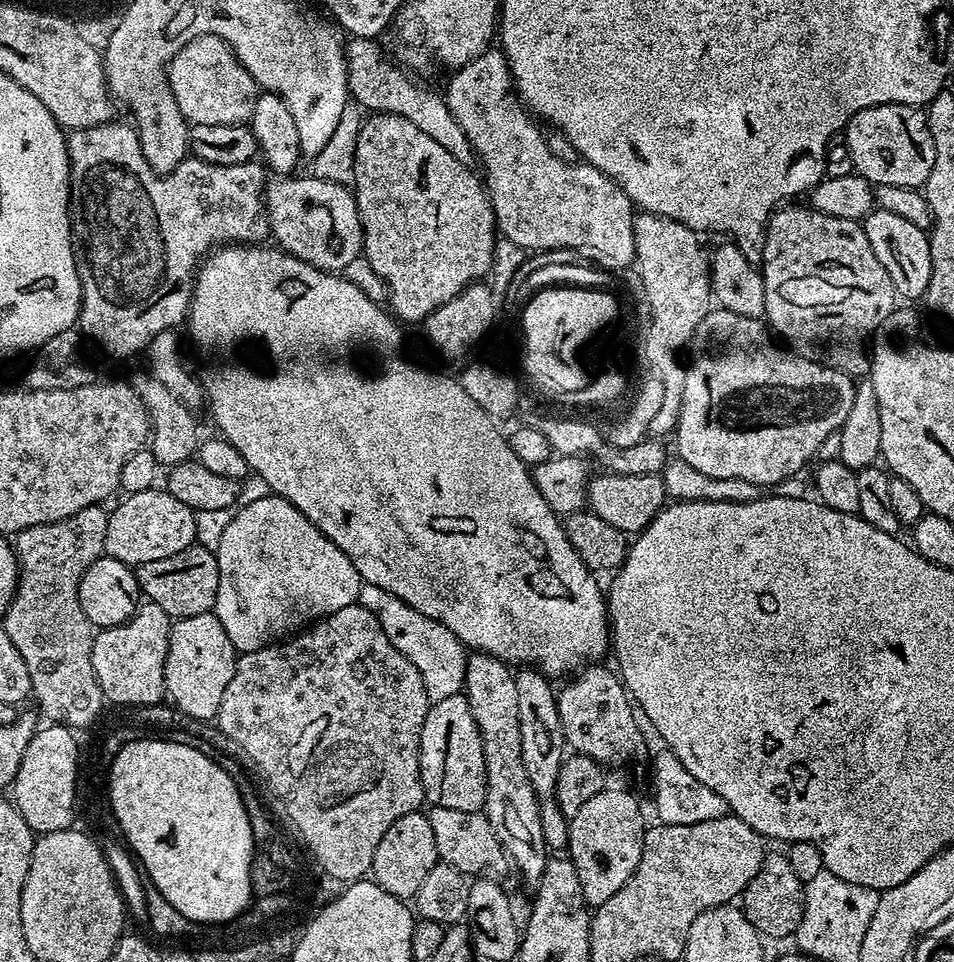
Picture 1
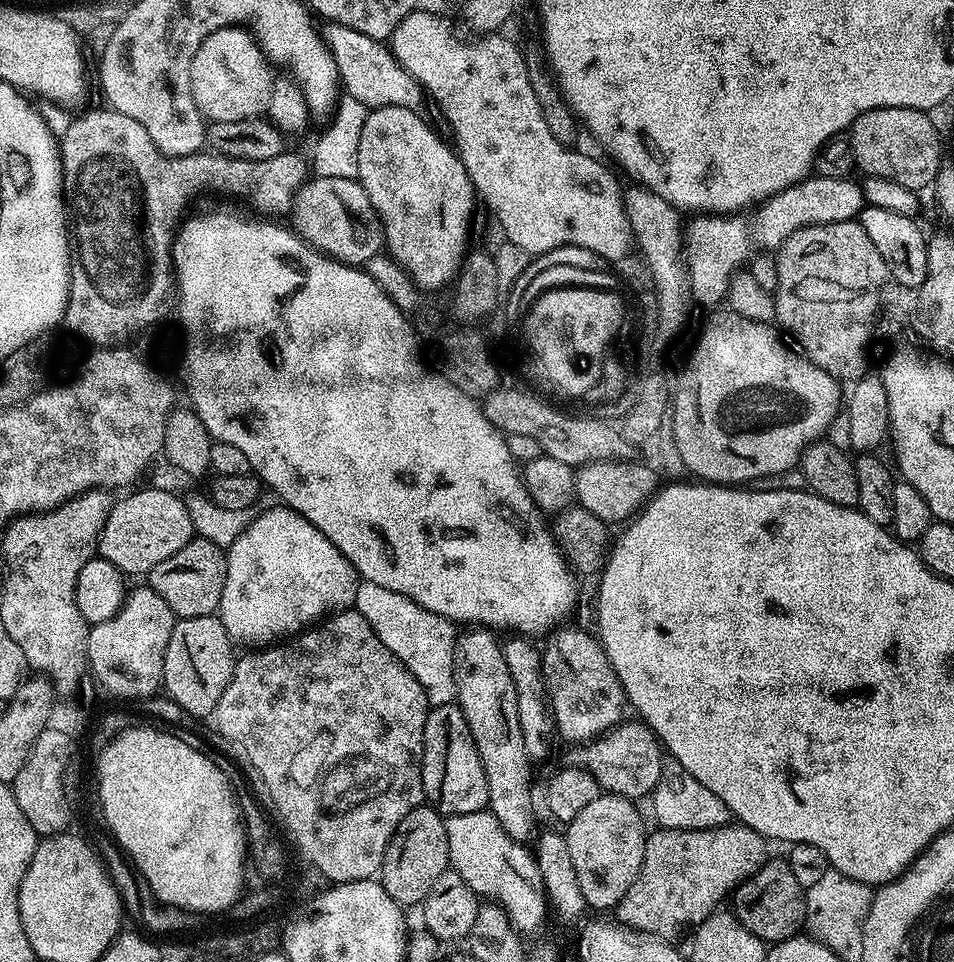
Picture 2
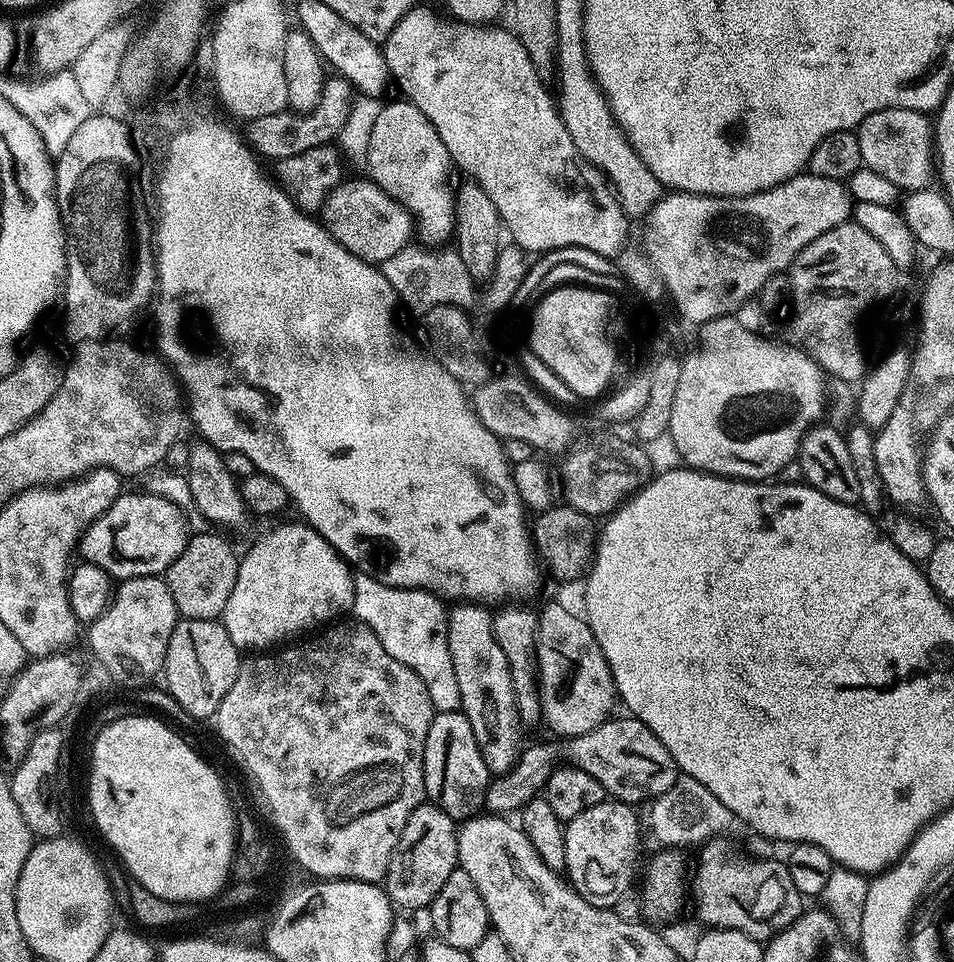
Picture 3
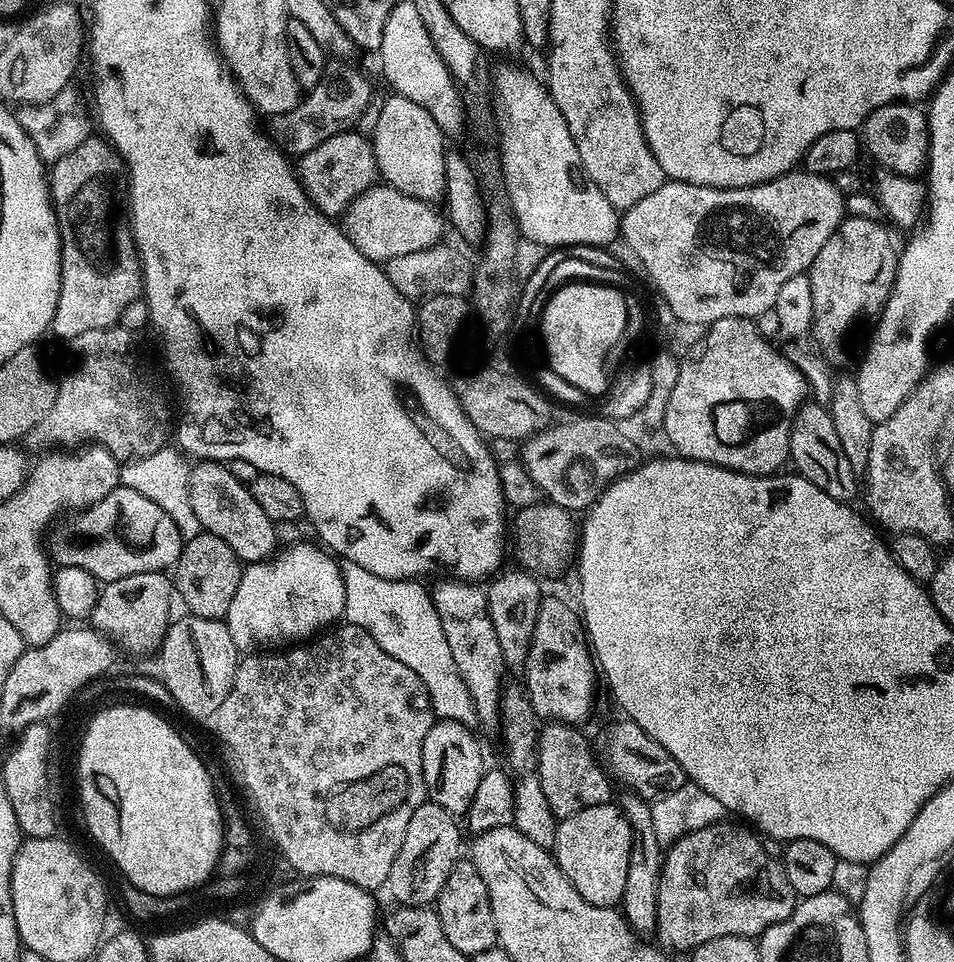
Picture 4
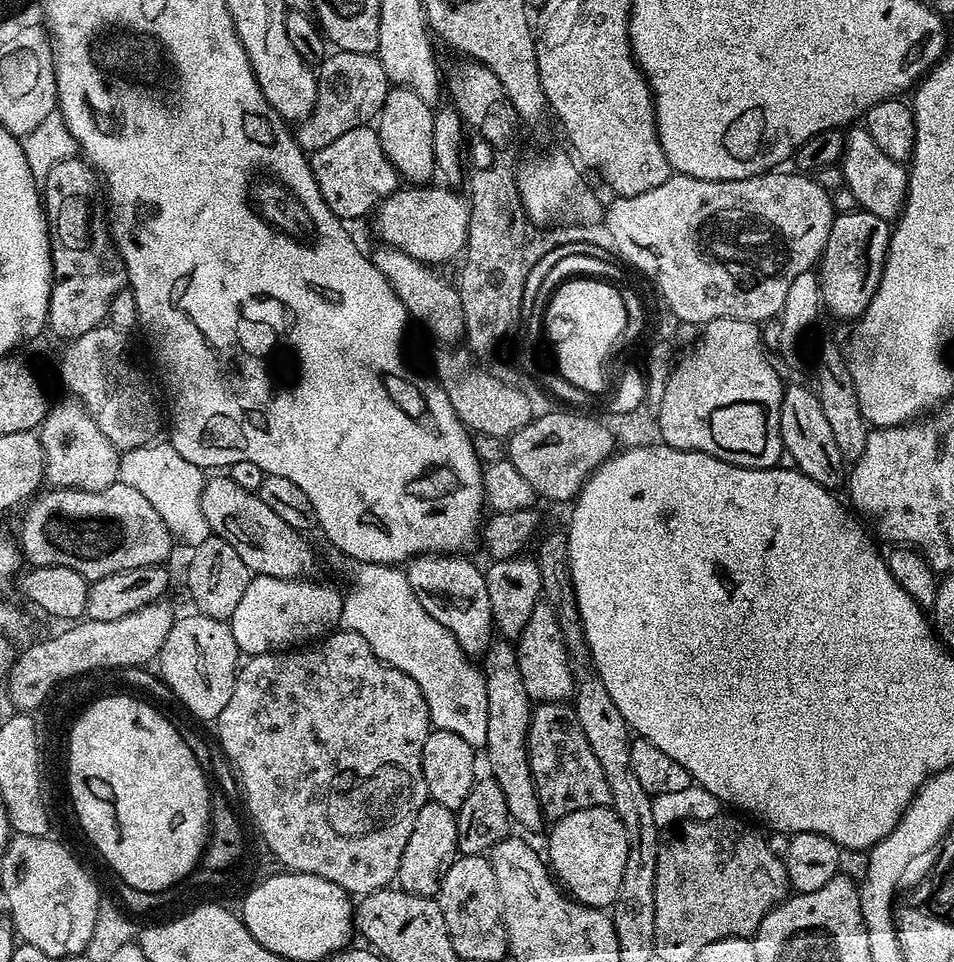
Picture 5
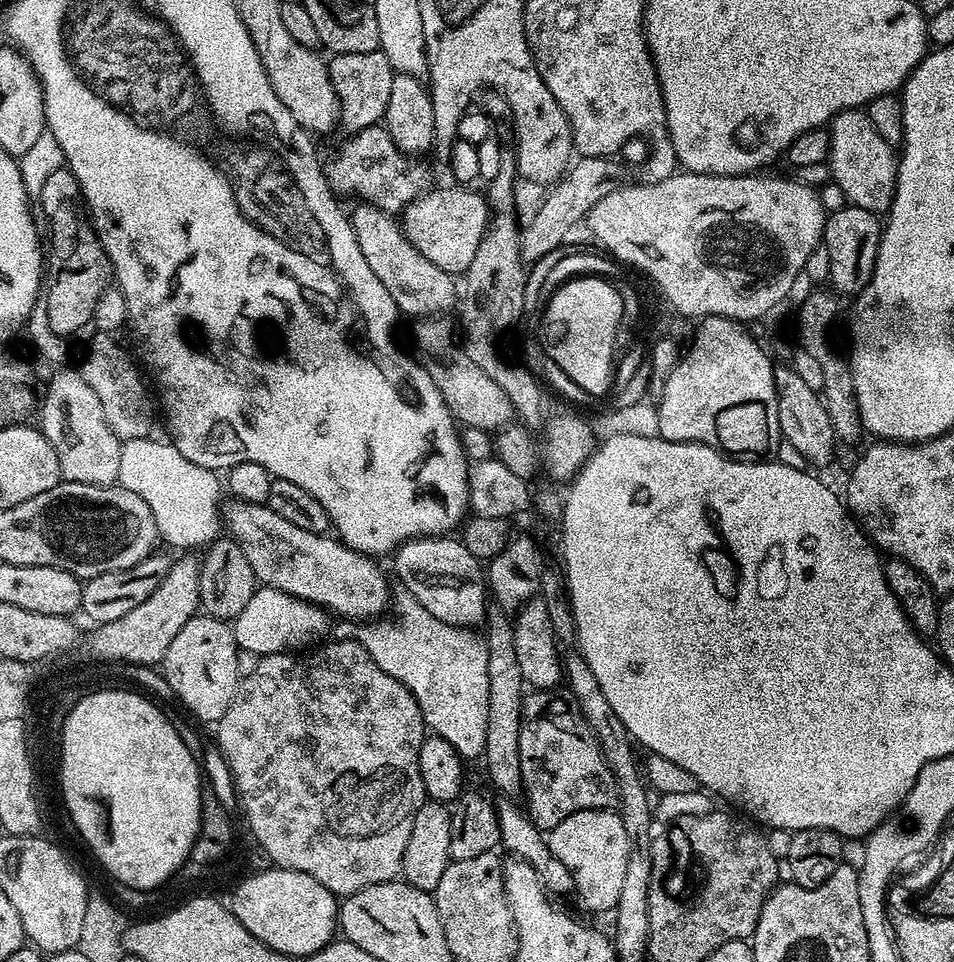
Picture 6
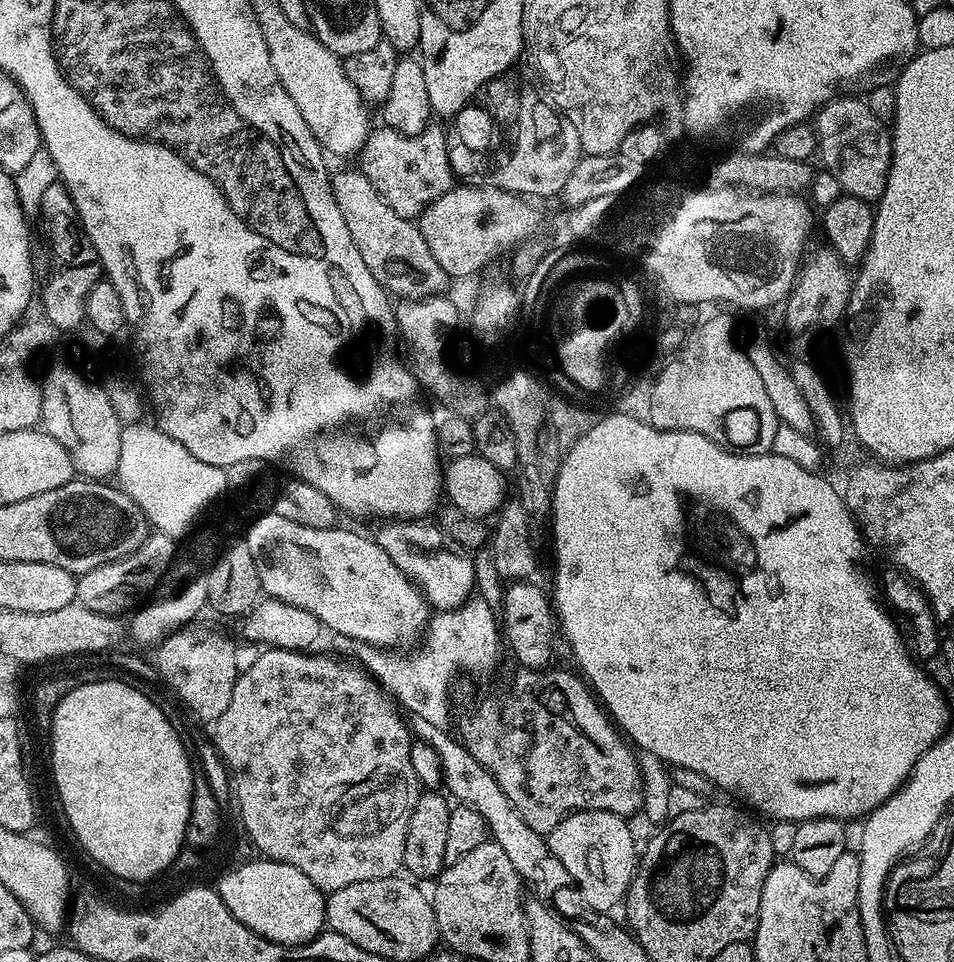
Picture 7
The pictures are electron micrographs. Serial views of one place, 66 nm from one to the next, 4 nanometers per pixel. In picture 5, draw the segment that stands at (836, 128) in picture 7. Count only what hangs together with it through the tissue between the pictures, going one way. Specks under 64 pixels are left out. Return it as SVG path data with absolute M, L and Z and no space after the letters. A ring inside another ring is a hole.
M852 126L845 131L843 158L840 163L845 187L848 187L857 205L868 213L889 222L895 221L904 208L908 193L907 167L899 161L886 157L878 149L867 128Z

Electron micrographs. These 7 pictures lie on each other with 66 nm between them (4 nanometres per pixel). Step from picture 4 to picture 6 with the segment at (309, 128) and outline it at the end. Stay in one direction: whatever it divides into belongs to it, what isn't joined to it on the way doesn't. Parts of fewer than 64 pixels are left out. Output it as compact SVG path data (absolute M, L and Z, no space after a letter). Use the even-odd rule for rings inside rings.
M379 49L367 52L366 54L335 53L327 63L330 74L331 85L334 86L336 97L340 104L339 127L344 128L347 135L361 132L363 129L383 121L386 114L386 102L390 102L390 86L394 86L396 73L390 66L390 58Z

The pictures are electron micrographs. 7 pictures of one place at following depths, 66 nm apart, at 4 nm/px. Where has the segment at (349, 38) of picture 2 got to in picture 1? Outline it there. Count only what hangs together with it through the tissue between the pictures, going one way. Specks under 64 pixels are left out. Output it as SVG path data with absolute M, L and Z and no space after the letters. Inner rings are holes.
M353 37L347 43L345 56L347 58L349 97L365 111L401 116L414 122L414 126L418 126L418 130L422 130L422 134L430 134L430 138L434 138L434 142L438 142L438 146L446 146L446 150L450 150L450 154L454 154L454 158L458 158L458 162L469 166L475 165L478 153L472 147L472 142L462 130L462 126L454 118L447 99L441 93L439 96L438 93L423 88L418 81L411 80L403 72L405 69L399 63L391 64L384 57L383 50L376 43L378 42L375 39L360 37Z

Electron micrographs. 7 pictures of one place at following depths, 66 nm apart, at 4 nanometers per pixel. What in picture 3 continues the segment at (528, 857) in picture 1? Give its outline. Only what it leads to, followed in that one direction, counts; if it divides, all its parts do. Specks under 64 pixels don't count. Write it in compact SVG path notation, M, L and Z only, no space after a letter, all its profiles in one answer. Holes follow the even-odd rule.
M456 602L448 608L450 662L454 662L458 678L459 711L470 722L470 730L474 730L489 773L503 774L511 771L520 758L522 725L510 682L510 666L506 666L506 654L498 647L498 638L494 638L492 612L484 608L487 607L480 602Z

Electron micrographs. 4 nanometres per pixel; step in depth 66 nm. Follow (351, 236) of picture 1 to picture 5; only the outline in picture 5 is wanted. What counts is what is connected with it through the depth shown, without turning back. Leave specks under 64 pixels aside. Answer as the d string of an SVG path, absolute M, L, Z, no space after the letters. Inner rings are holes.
M404 186L391 192L375 209L374 217L381 245L402 250L426 266L440 266L436 264L444 264L465 251L470 204L459 191L432 187Z

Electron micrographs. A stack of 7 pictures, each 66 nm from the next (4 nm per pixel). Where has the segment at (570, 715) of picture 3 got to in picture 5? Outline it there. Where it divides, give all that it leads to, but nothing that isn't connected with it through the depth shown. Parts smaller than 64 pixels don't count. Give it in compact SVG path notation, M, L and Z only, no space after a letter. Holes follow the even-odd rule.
M541 602L534 606L534 614L530 614L530 622L526 622L514 647L518 658L518 670L522 670L522 683L526 685L526 694L533 702L559 704L573 699L572 675L562 630L558 628L558 618L548 603Z

